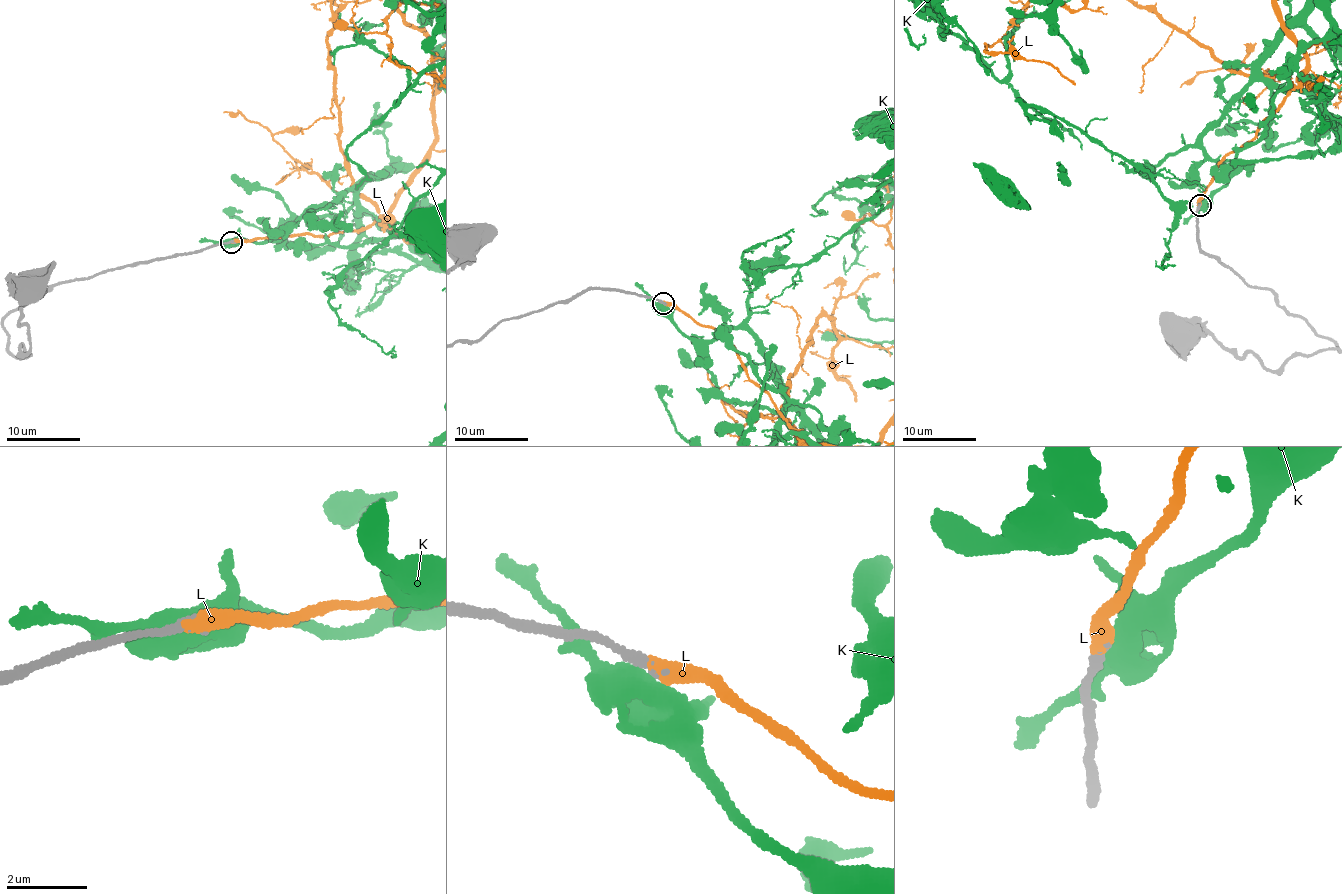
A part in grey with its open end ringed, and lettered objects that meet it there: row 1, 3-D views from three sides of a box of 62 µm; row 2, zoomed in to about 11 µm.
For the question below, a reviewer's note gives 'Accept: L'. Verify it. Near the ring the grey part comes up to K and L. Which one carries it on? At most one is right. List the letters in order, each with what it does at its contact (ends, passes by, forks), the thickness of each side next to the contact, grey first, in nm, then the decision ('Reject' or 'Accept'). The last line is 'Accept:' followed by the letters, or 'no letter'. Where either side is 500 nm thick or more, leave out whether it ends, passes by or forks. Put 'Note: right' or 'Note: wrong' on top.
Note: right
K: Thickness 240 nm (grey) against 900 nm. Reject
L: It ends there. Thickness 240 nm (grey) against 440 nm. Accept
Accept: L

